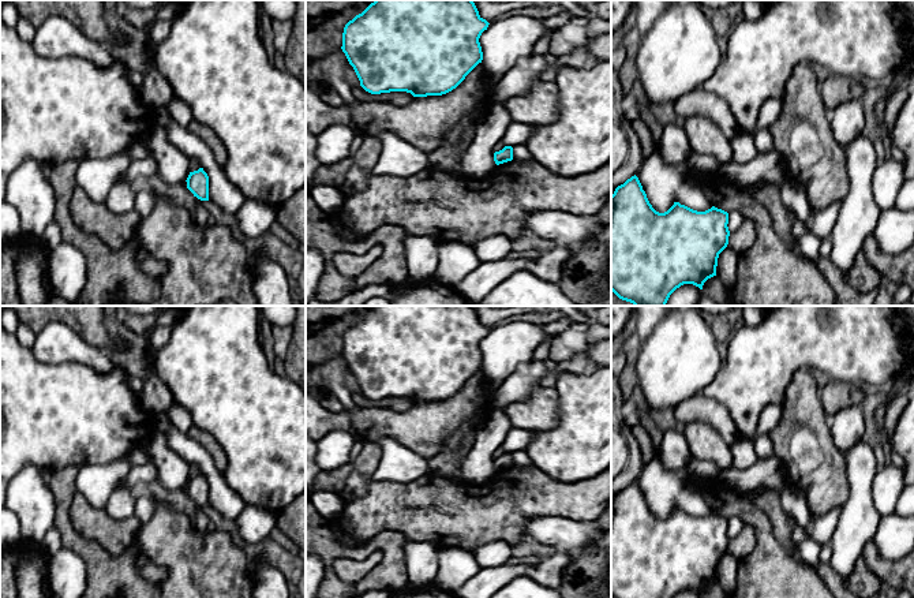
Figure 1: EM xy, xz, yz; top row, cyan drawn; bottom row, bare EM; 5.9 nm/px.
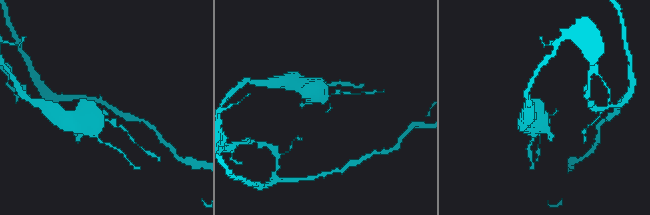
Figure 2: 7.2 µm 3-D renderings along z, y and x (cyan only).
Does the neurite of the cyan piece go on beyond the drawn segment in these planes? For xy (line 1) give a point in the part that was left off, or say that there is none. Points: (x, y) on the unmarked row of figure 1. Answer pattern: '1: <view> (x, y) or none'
1: none

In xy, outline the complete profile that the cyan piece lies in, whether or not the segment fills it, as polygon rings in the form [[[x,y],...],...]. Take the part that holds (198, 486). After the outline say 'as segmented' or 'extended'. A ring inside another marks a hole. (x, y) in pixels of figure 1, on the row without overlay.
[[[199,474],[198,476],[190,478],[187,483],[187,494],[201,507],[209,507],[209,482]]]; as segmented

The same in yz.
[[[634,481],[628,485],[623,490],[618,492],[611,501],[611,597],[613,598],[674,598],[683,590],[693,590],[703,595],[704,588],[716,582],[716,572],[719,560],[727,553],[728,550],[728,519],[712,512],[705,517],[693,516],[679,508],[674,508],[674,511],[664,519],[656,517],[652,511],[649,509],[645,497]]]; as segmented

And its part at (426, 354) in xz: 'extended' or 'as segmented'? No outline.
as segmented

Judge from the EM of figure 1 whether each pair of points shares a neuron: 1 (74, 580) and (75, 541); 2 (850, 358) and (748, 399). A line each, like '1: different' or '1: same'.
1: different
2: same

